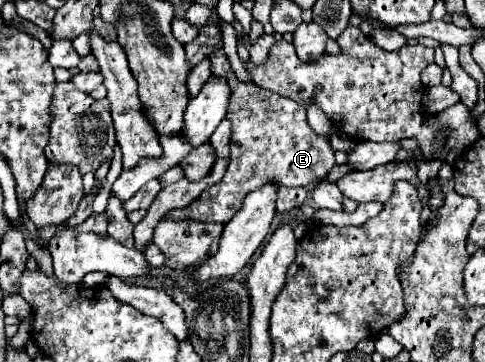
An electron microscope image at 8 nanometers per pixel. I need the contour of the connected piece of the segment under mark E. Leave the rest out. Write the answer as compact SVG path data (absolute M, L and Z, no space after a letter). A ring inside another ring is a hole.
M222 50L214 52L208 60L212 62L212 76L226 78L230 86L230 104L226 114L226 120L232 124L228 168L220 182L206 188L192 204L168 212L166 218L174 222L196 220L226 224L240 210L244 196L264 182L276 180L280 186L288 188L312 188L314 182L324 180L336 164L334 150L328 138L318 136L308 126L306 108L300 106L300 102L272 94L270 90L260 90L260 86L252 82L238 80Z

